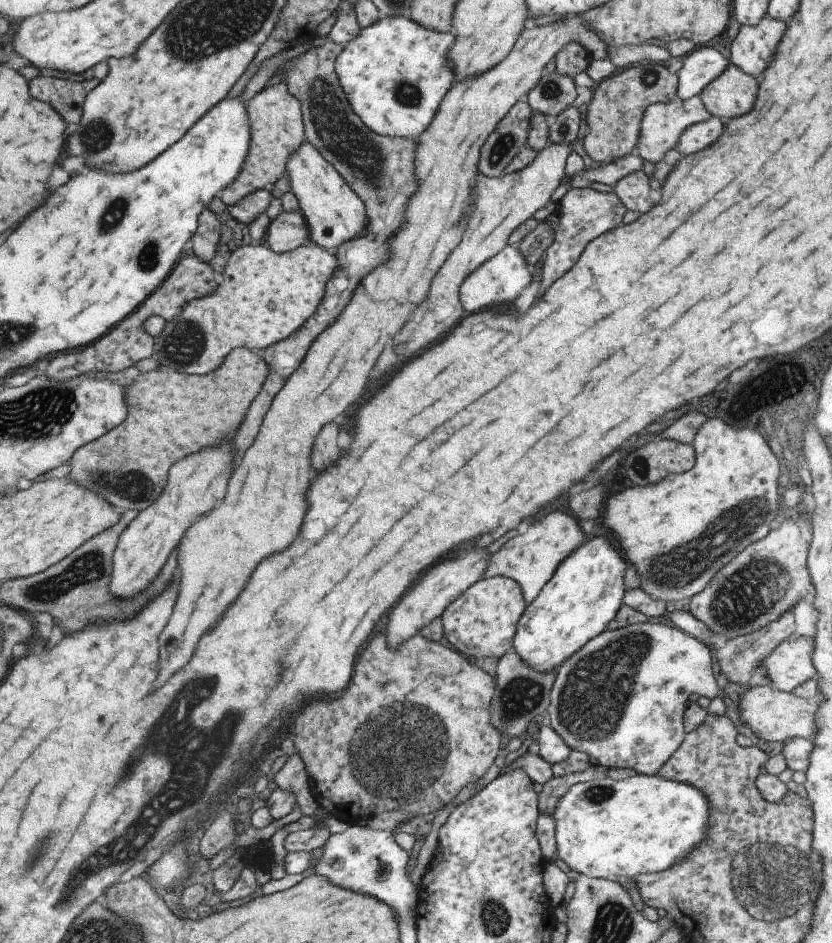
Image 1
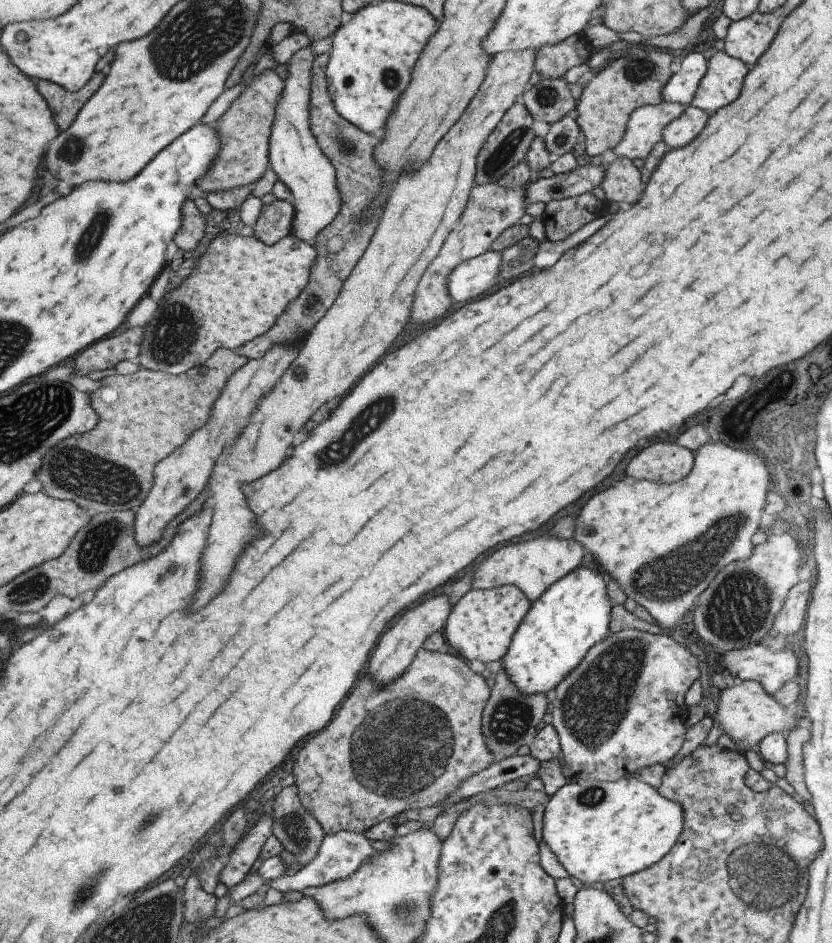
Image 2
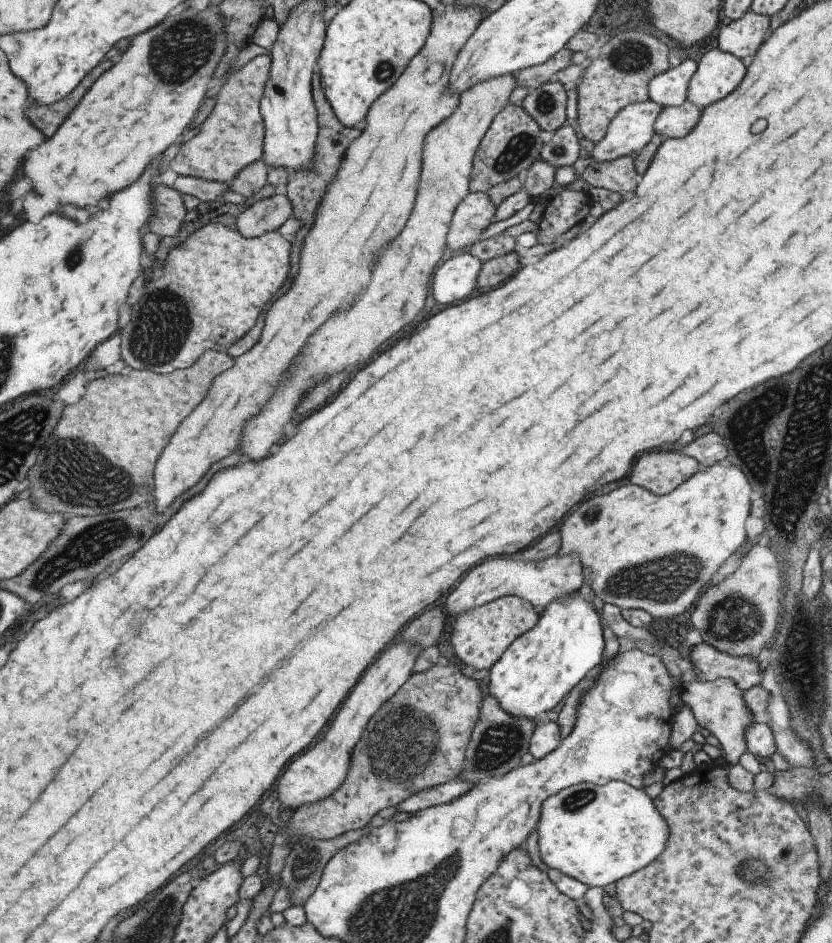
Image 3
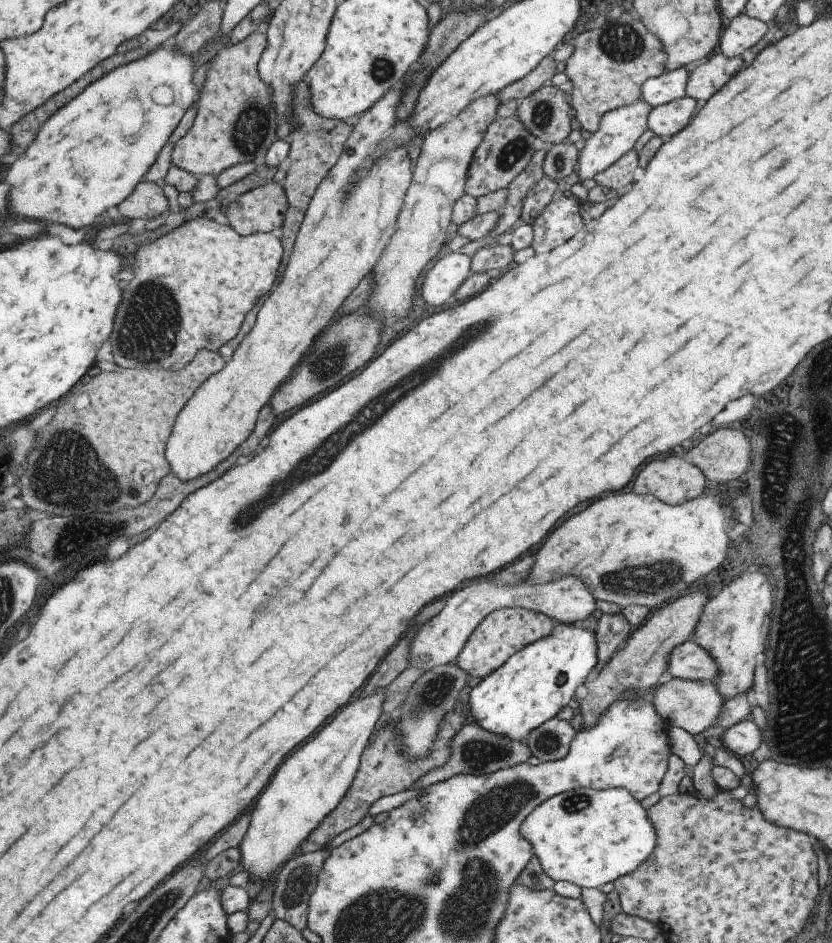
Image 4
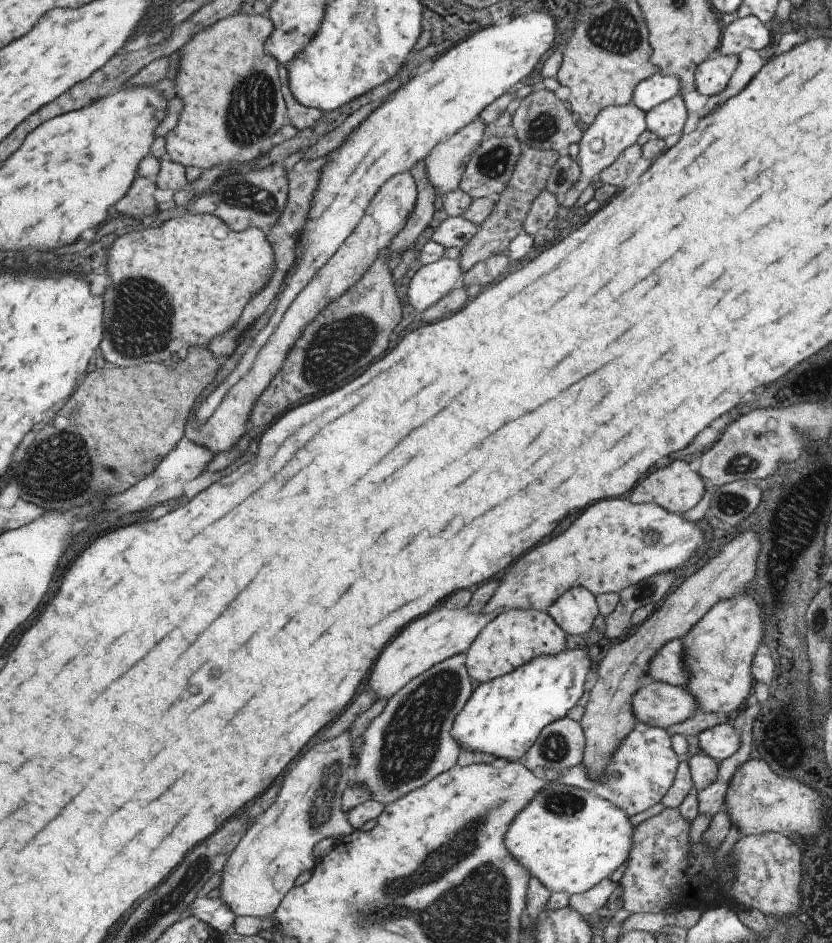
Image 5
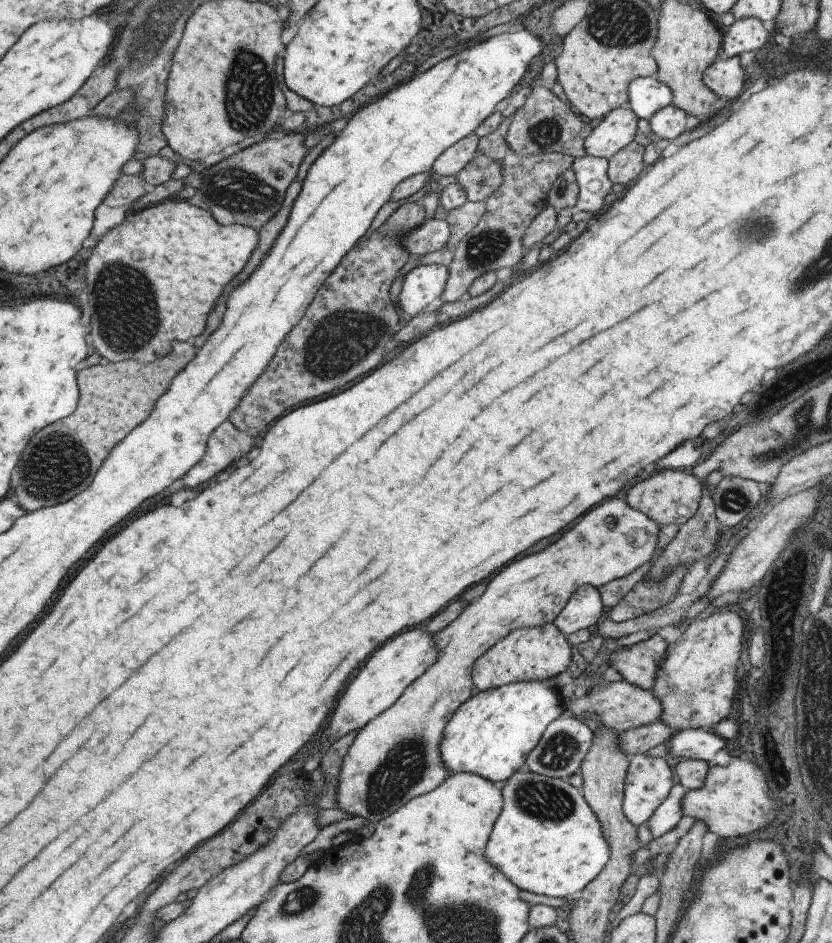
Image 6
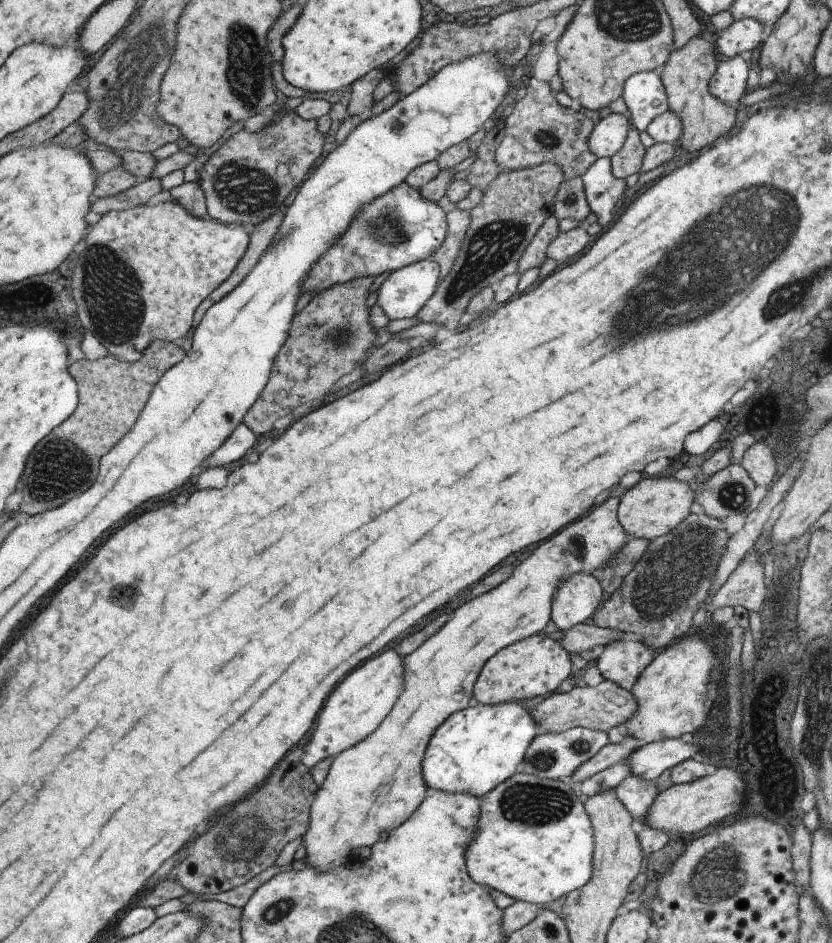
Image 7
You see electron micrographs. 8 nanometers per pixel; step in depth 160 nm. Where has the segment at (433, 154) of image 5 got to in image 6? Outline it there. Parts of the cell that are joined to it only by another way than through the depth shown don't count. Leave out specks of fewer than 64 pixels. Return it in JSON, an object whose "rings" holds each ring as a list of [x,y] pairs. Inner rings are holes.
{"rings":[[[473,132],[449,145],[433,161],[431,171],[439,176],[455,176],[475,156],[478,140]]]}

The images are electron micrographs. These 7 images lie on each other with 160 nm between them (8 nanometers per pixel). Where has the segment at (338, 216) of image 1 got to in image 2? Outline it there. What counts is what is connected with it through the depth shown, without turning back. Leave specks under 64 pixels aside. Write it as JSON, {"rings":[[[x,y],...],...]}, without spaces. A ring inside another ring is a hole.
{"rings":[[[309,45],[299,48],[284,63],[287,77],[282,80],[284,87],[276,100],[274,117],[268,136],[269,167],[275,176],[291,193],[293,207],[290,234],[295,238],[314,245],[315,235],[336,217],[340,209],[340,193],[336,189],[333,165],[321,152],[316,137],[310,131],[310,70],[316,57]]]}

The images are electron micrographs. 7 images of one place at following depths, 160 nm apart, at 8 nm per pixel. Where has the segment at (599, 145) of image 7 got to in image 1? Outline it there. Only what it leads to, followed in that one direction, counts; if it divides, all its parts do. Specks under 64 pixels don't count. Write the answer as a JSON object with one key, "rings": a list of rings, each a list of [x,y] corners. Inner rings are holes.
{"rings":[[[698,95],[687,100],[676,98],[667,103],[651,104],[643,112],[641,124],[639,124],[639,140],[635,144],[633,153],[643,161],[657,163],[665,156],[665,152],[675,148],[675,144],[681,138],[681,132],[685,132],[685,129],[689,128],[691,124],[699,124],[699,122],[707,121],[710,118],[711,114],[705,110]]]}

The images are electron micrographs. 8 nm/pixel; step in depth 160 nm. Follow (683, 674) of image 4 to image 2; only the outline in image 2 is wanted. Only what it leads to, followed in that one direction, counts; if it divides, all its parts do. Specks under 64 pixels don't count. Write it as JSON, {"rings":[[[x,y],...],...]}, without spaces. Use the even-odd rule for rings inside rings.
{"rings":[[[759,644],[751,648],[716,652],[718,663],[731,676],[742,681],[758,682],[769,695],[782,684],[795,679],[798,655],[793,645],[771,652]]]}

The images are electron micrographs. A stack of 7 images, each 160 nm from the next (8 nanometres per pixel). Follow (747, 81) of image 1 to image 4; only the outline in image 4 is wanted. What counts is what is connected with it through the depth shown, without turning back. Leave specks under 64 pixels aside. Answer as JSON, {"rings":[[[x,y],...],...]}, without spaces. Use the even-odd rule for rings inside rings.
{"rings":[[[715,52],[689,69],[685,94],[694,101],[705,102],[713,96],[737,70],[739,57],[728,59]]]}

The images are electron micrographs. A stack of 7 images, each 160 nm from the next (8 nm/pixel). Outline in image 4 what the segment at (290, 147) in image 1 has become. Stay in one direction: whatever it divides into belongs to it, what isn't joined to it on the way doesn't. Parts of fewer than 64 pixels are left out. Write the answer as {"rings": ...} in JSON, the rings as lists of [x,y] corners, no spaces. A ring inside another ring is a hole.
{"rings":[[[252,32],[248,34],[245,38],[242,38],[237,44],[225,45],[221,48],[211,60],[208,61],[209,66],[207,66],[207,74],[205,74],[205,82],[201,86],[200,96],[197,98],[197,114],[193,118],[193,124],[191,128],[185,132],[185,135],[174,144],[174,149],[172,151],[172,164],[191,174],[193,177],[197,178],[199,175],[210,175],[218,176],[222,171],[228,170],[238,163],[249,163],[253,162],[255,158],[262,159],[269,149],[269,146],[276,140],[276,131],[278,130],[277,120],[278,116],[274,112],[274,107],[272,104],[272,98],[270,97],[270,92],[268,91],[268,86],[260,80],[258,76],[258,71],[256,68],[257,62],[261,57],[261,54],[265,51],[266,46],[266,35],[260,32]]]}

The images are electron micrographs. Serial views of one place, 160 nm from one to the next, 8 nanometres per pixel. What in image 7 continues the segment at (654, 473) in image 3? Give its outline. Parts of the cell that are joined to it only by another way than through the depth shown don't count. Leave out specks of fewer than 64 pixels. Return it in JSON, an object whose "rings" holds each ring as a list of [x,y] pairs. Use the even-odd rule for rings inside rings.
{"rings":[[[670,475],[651,476],[621,496],[616,519],[629,539],[650,541],[673,530],[689,514],[689,506],[693,501],[693,488],[687,482],[674,480]]]}

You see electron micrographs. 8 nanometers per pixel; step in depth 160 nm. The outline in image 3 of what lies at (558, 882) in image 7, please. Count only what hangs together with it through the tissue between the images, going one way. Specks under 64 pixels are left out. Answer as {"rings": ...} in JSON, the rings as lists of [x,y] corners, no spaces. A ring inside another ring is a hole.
{"rings":[[[609,781],[604,785],[594,785],[591,783],[577,783],[561,789],[557,794],[548,796],[541,804],[539,816],[536,822],[538,852],[539,858],[545,866],[562,872],[564,875],[570,876],[572,879],[582,882],[586,887],[604,887],[605,885],[614,883],[621,877],[627,876],[644,866],[647,866],[662,850],[665,848],[666,840],[668,839],[668,824],[667,821],[657,812],[652,800],[644,793],[643,788],[635,788],[627,784],[625,781]]]}

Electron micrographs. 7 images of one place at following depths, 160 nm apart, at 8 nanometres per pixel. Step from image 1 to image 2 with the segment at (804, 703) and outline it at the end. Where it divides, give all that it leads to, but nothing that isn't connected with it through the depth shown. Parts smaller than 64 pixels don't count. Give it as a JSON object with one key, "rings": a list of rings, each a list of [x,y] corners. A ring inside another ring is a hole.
{"rings":[[[741,681],[739,684],[721,690],[711,718],[721,730],[721,734],[729,736],[735,742],[734,750],[738,753],[750,750],[751,746],[758,744],[768,734],[775,732],[785,736],[793,727],[797,727],[797,724],[805,724],[804,720],[798,719],[798,714],[787,716],[783,712],[783,707],[755,681]]]}

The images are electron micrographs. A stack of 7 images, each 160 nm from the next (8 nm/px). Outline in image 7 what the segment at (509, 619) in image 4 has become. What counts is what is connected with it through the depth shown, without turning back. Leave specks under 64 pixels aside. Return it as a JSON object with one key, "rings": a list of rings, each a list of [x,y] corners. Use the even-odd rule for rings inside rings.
{"rings":[[[541,633],[531,635],[502,648],[487,660],[473,683],[472,695],[479,705],[519,703],[553,692],[571,674],[571,670],[568,654],[557,641]]]}

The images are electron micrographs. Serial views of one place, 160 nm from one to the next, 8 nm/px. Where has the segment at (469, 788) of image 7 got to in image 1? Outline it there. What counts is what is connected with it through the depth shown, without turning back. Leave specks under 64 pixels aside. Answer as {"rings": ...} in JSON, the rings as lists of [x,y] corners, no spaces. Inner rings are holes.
{"rings":[[[590,536],[589,539],[581,542],[581,546],[569,556],[561,560],[559,566],[549,581],[541,588],[535,599],[526,606],[521,618],[516,624],[515,633],[512,640],[512,651],[537,672],[551,672],[556,667],[568,660],[573,652],[577,652],[587,640],[598,636],[606,631],[605,626],[613,620],[620,606],[623,605],[623,594],[625,594],[623,584],[623,574],[627,562],[621,559],[622,552],[615,550],[614,546],[601,536]]]}

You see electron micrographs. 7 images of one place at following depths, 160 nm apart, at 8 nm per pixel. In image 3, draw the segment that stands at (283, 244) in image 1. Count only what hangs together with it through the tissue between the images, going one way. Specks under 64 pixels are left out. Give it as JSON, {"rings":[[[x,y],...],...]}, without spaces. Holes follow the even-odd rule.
{"rings":[[[279,192],[261,200],[251,200],[236,216],[234,228],[245,238],[258,237],[267,231],[277,231],[291,216],[291,203],[284,192]]]}

